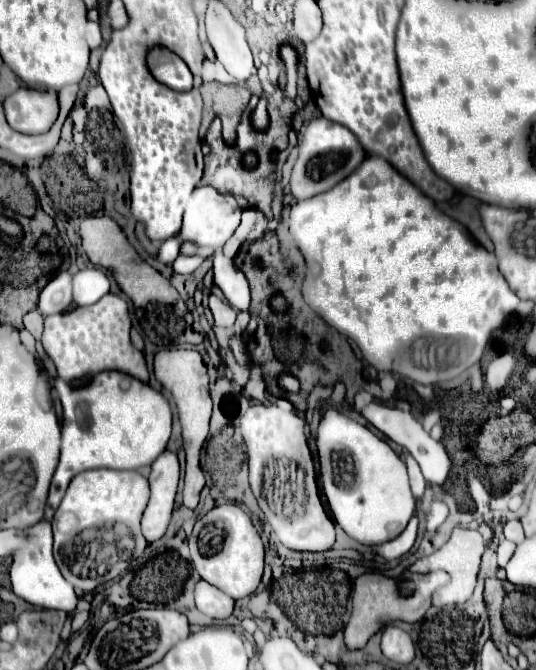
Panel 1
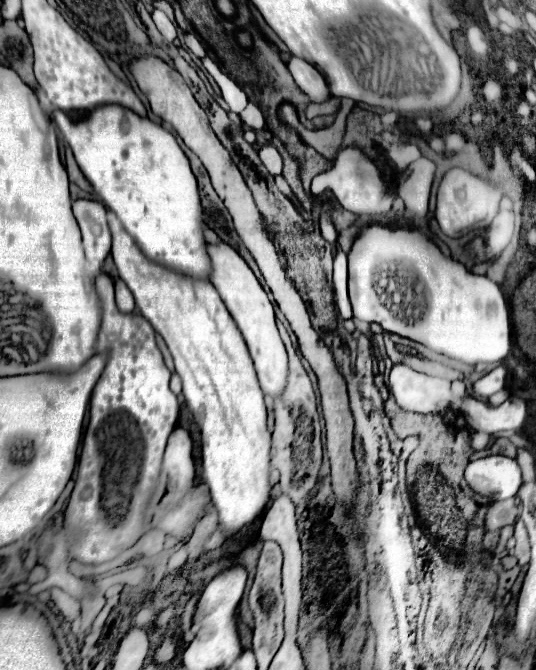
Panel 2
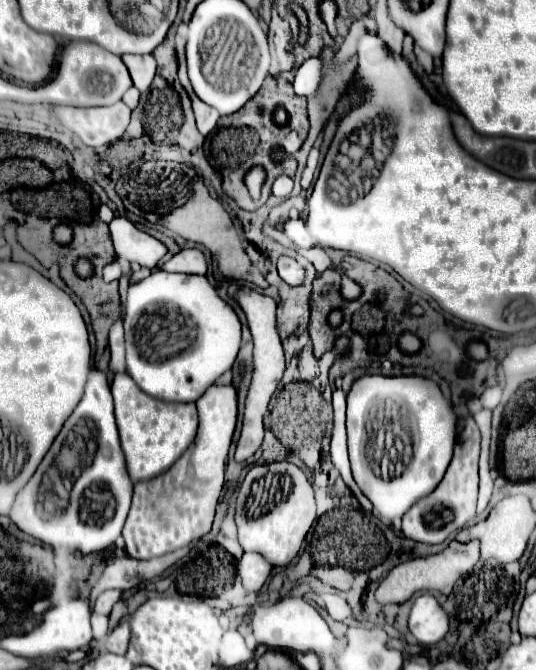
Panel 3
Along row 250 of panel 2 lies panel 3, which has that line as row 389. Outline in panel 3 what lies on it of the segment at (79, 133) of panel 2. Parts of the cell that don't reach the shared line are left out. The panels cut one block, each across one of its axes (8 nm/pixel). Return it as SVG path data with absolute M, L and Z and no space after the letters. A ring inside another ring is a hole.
M152 270L152 274L132 284L124 306L126 330L126 372L150 396L168 402L196 402L226 370L232 368L242 342L242 324L230 304L226 304L206 276L174 274Z

